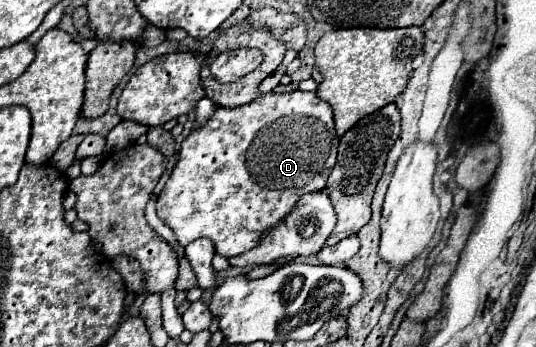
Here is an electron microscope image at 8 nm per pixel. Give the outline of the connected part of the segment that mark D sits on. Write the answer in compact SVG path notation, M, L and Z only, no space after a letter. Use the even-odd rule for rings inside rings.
M268 92L246 106L232 110L218 108L204 128L182 142L180 160L156 200L158 218L172 228L182 246L194 242L196 238L210 238L216 254L224 258L238 256L252 250L256 242L260 242L260 236L264 236L264 230L274 228L280 220L284 220L284 216L288 216L288 212L292 212L298 204L300 196L324 190L326 178L336 164L336 150L338 136L334 132L332 108L314 92ZM256 134L260 140L258 146L252 148Z

